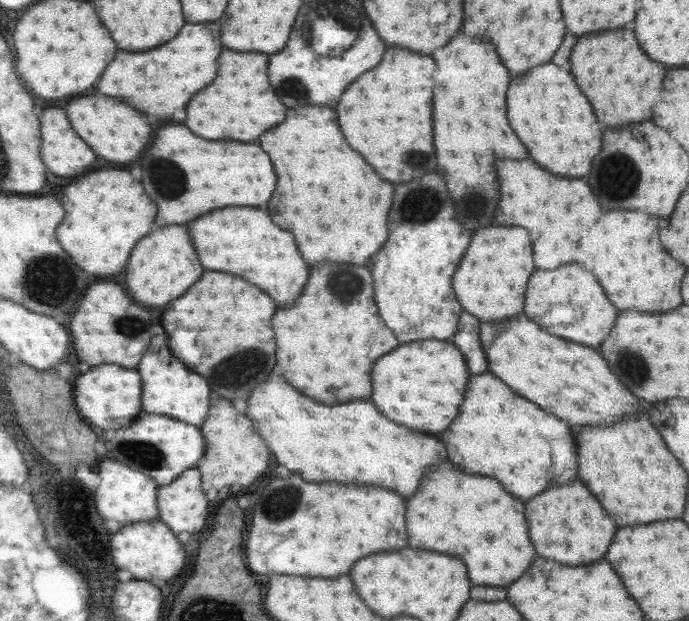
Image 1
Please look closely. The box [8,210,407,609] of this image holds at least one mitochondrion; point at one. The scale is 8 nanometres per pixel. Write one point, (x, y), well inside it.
(50, 280)

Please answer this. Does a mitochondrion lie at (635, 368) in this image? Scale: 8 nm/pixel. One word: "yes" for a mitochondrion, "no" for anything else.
yes

